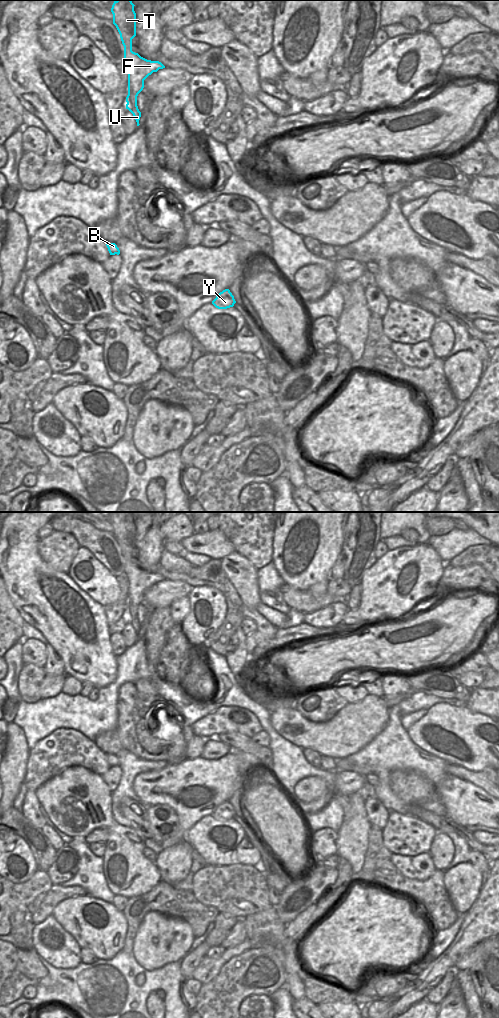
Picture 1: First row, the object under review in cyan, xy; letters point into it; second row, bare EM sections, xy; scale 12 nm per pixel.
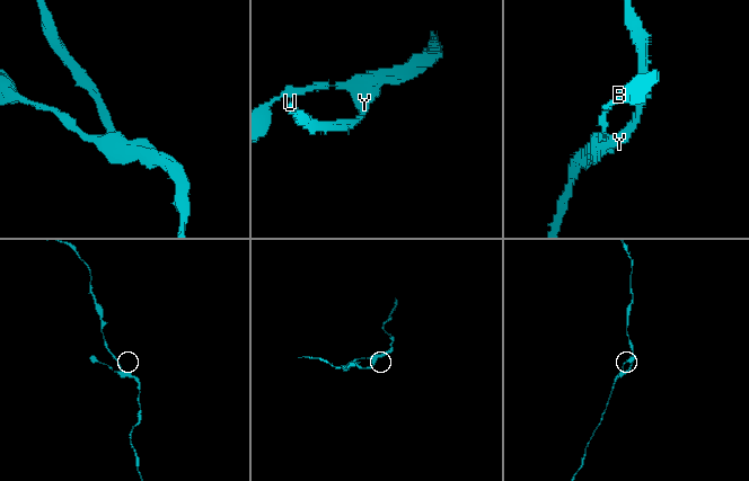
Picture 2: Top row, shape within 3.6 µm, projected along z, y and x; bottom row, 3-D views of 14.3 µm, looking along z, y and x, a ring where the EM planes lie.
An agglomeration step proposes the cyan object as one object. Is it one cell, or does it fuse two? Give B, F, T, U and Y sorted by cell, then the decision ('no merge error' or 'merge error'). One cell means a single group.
B F T U Y | no merge error

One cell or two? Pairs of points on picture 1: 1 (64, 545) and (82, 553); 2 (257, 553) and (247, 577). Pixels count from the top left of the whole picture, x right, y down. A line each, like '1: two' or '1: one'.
1: two
2: two

